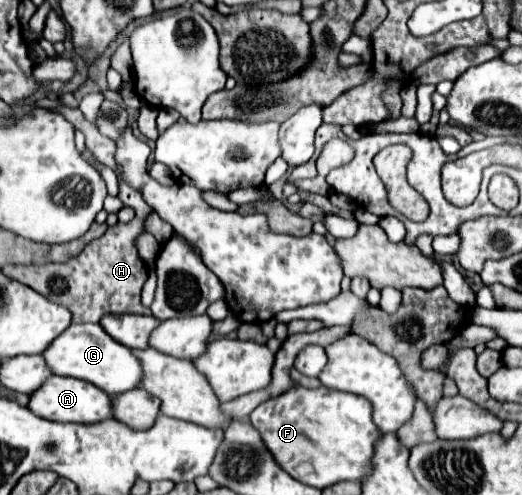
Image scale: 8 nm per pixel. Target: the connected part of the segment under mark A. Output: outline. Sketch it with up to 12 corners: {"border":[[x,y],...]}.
{"border":[[52,375],[28,407],[50,421],[112,419],[96,385]]}

